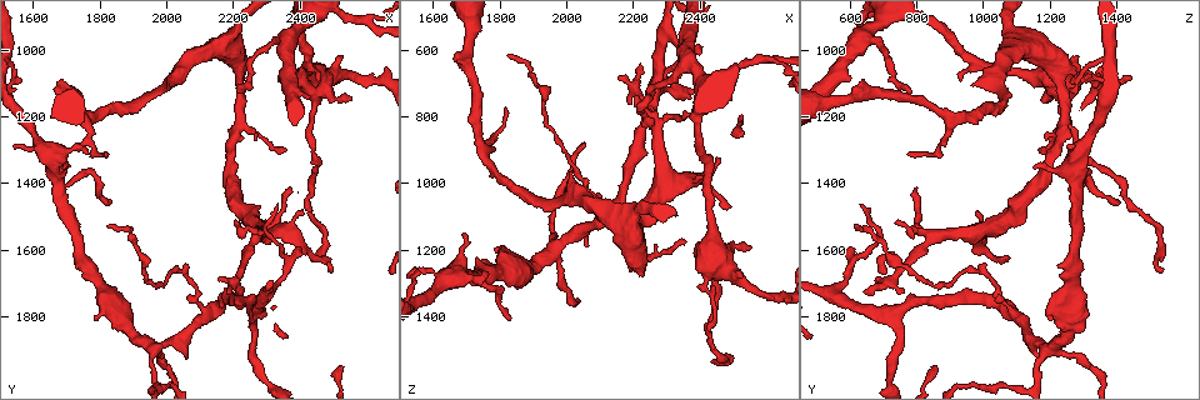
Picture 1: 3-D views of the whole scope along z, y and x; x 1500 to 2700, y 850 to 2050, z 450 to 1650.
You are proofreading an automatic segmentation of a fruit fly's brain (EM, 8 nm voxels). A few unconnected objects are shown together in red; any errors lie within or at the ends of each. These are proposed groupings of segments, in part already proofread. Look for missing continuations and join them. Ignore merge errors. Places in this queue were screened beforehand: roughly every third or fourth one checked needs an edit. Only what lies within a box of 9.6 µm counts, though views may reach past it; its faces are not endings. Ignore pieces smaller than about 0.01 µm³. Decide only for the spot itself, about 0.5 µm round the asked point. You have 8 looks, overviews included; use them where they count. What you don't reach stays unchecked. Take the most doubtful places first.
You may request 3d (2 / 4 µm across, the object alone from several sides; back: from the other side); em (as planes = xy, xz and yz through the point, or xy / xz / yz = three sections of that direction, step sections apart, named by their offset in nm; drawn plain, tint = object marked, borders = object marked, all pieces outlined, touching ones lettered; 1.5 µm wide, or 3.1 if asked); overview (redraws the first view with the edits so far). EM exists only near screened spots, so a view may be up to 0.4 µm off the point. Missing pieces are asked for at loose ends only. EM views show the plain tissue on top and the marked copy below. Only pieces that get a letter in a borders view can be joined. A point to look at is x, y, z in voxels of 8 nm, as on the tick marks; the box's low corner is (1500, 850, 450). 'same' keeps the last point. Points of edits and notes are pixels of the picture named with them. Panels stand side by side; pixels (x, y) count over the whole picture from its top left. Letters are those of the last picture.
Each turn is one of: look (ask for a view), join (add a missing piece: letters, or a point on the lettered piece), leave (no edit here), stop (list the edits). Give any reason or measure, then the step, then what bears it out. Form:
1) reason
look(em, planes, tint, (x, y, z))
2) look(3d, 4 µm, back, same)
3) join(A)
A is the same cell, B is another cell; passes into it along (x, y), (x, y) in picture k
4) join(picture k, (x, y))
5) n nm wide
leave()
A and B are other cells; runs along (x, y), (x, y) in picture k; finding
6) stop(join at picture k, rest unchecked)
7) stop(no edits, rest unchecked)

long arm stops here
look(3d, 4 µm, (2490, 1670, 1540))

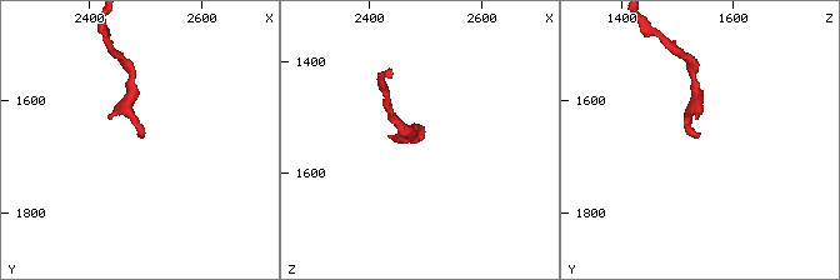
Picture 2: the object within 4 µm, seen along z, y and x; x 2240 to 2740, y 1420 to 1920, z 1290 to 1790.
need the tissue
look(em, xz, step 4, borders, (2485, 1665, 1535))

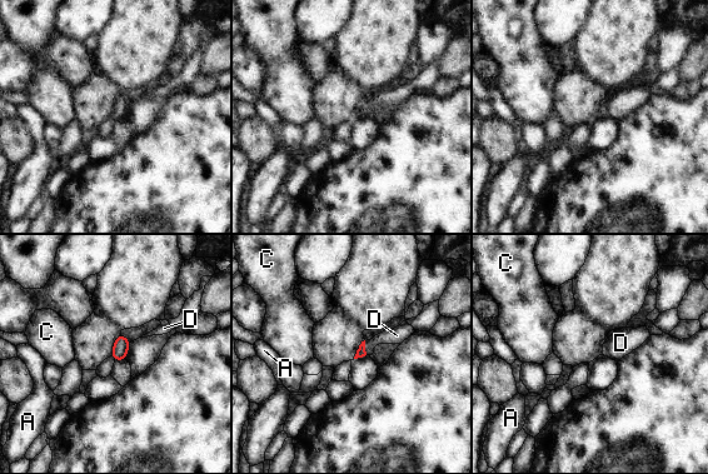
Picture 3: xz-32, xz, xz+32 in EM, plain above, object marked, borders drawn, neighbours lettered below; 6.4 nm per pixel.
D touches over 90 nm
leave()
A, C and D are other cells; border along (364, 342), (367, 354) in picture 3; no lettered piece goes on from it

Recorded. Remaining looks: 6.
an open end
look(3d, 2 µm, (2060, 1920, 1200))

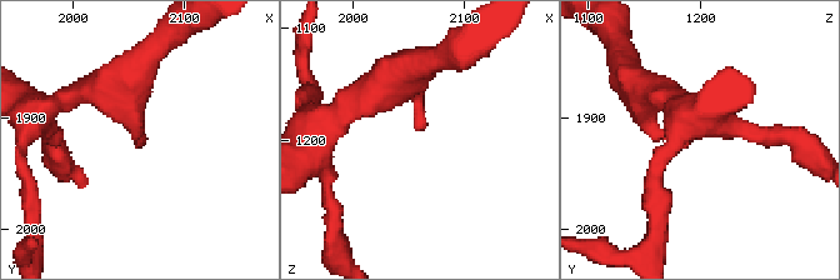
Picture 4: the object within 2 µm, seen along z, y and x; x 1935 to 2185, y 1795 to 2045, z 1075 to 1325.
look(em, planes, tint, (2062, 1916, 1190))

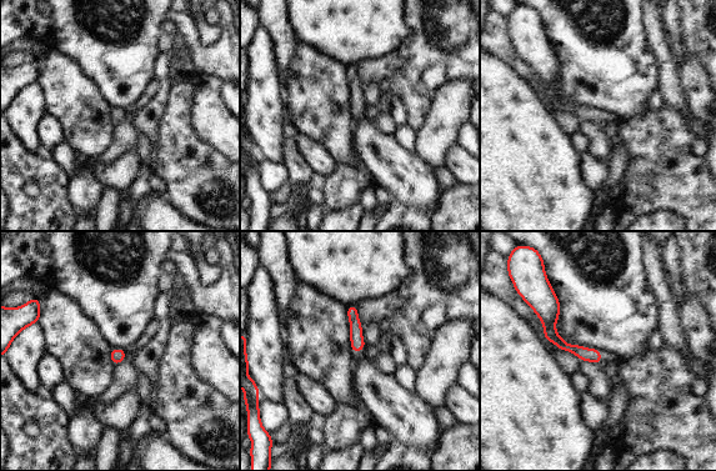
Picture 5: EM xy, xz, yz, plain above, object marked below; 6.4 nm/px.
look(em, planes, borders, same)

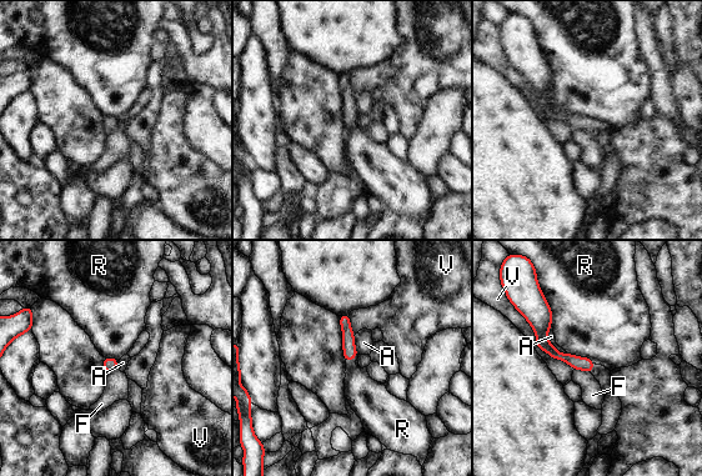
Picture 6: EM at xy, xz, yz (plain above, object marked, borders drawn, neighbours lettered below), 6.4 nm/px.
leave()
A, F, R and V are other cells; border along (541, 290), (551, 311), (552, 325) in picture 6; no lettered piece goes on from it

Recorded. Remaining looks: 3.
look(3d, 2 µm, back, (1830, 1450, 1400))

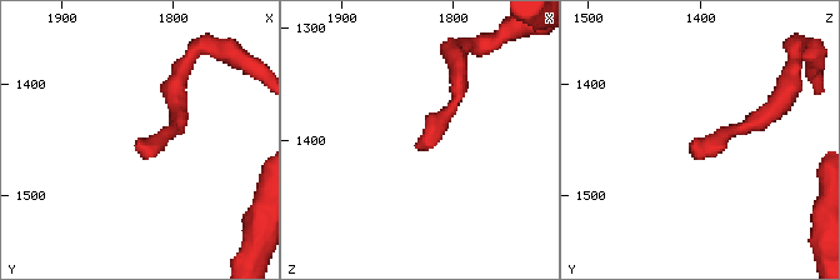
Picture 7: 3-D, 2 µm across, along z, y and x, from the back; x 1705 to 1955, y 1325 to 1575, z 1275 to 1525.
need the tissue
look(em, yz, step 8, tint, (1832, 1458, 1406))

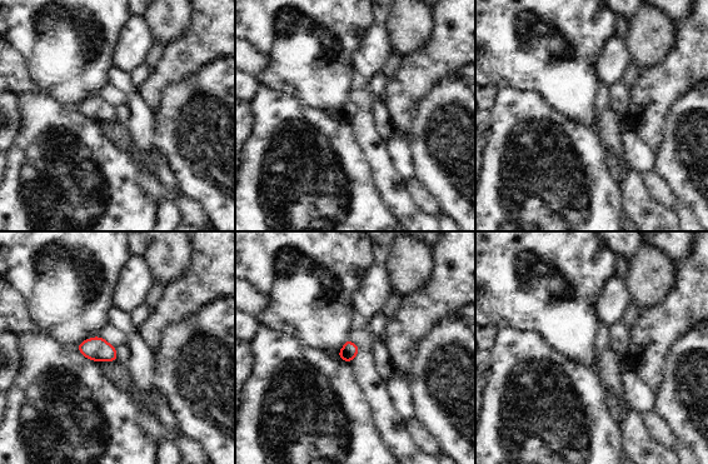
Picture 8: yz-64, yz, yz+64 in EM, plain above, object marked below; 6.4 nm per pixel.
cut it another way
look(em, planes, borders, same)

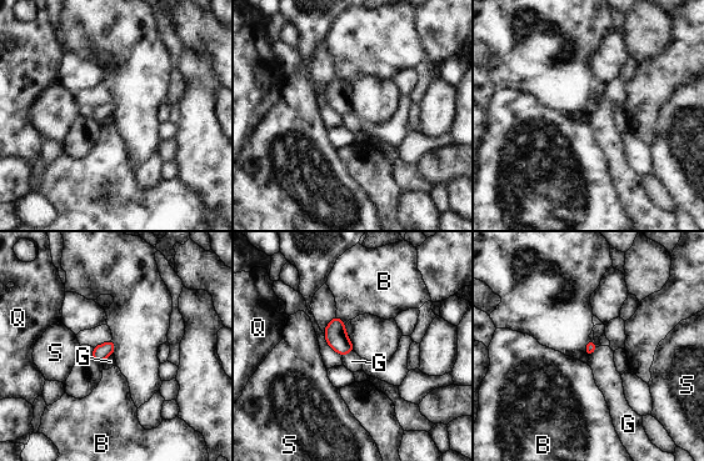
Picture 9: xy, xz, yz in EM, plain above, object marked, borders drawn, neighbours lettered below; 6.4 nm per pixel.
leave()
B, G, Q and S are other cells; border along (113, 352), (101, 362) in picture 9; no lettered piece goes on from it

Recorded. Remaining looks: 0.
stop(no edits, rest unchecked)

